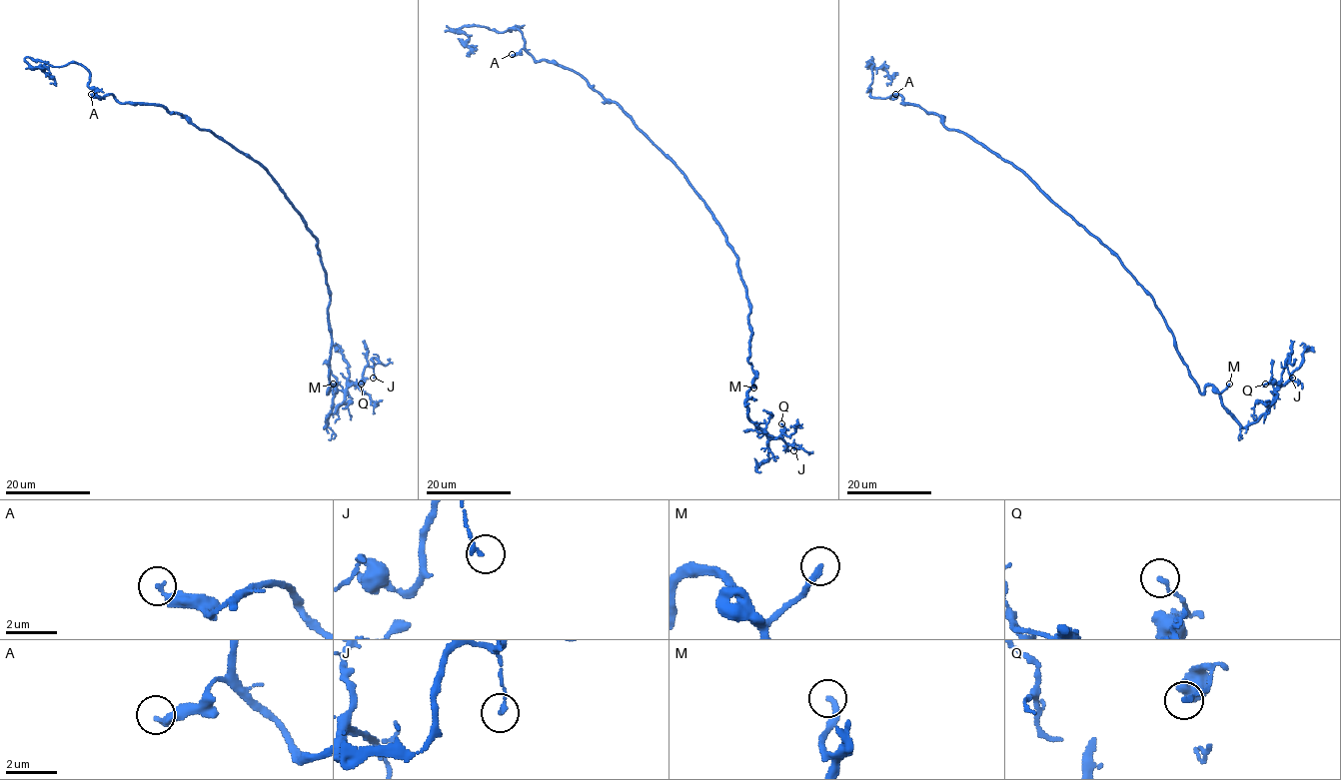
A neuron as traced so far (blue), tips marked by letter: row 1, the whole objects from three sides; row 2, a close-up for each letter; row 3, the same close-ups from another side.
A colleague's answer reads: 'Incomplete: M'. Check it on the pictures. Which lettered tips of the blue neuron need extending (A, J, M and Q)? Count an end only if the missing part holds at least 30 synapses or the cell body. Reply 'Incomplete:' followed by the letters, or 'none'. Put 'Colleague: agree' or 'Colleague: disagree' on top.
Colleague: agree
Incomplete: M

